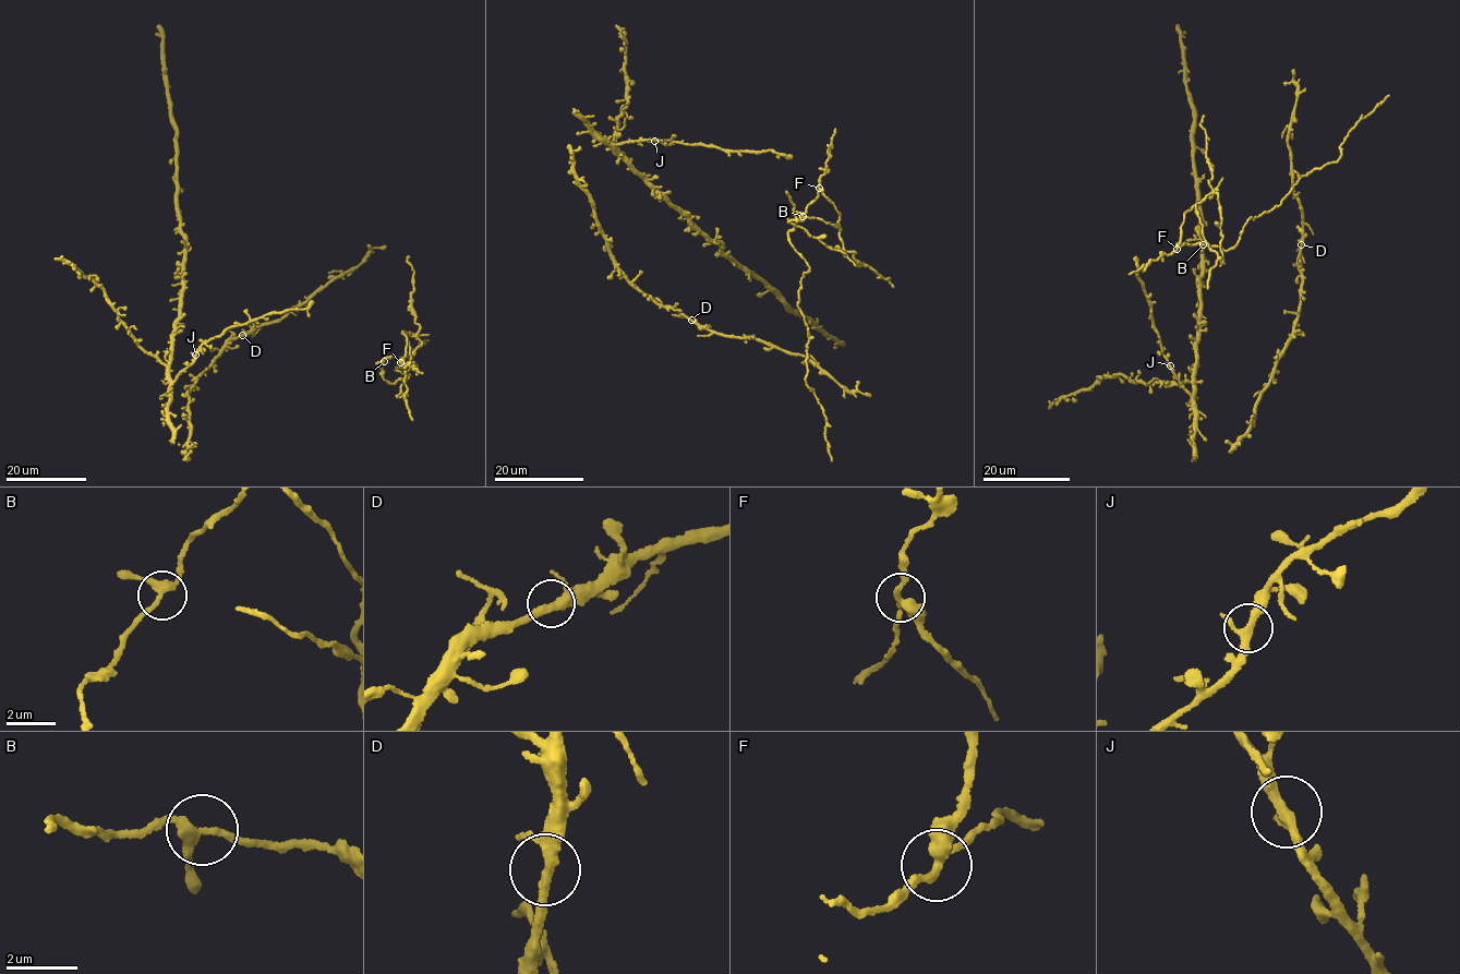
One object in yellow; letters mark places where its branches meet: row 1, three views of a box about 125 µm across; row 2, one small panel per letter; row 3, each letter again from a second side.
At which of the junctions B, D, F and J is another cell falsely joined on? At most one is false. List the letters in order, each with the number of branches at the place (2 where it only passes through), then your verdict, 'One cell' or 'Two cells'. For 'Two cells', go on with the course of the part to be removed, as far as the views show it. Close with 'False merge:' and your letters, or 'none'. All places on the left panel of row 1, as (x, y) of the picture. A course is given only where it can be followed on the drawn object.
B: Branches: 3. One cell
D: Branches: 3. One cell
F: Branches: 3. Two cells. Course of the part to remove: (400, 362), (407, 344), (403, 332), (413, 335), (420, 325), (412, 308), (413, 271), (409, 256)
J: Branches: 3. One cell
False merge: F

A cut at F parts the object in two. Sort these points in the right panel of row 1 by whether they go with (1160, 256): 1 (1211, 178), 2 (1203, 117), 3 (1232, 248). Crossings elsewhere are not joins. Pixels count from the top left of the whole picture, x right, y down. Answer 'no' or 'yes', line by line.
1: no
2: no
3: yes

